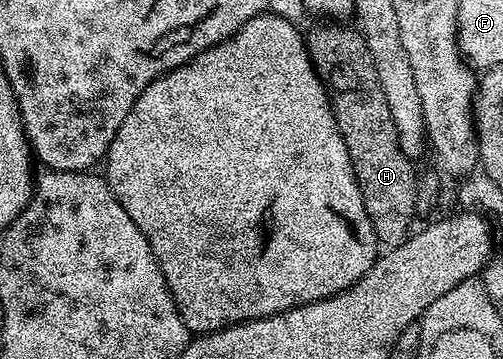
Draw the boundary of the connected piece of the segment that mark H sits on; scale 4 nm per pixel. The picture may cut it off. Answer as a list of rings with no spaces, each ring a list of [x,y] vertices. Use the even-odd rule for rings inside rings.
[[[320,22],[306,36],[308,56],[317,72],[337,72],[344,89],[331,97],[332,113],[338,122],[342,142],[346,142],[346,154],[350,154],[350,166],[370,218],[377,241],[385,249],[396,248],[408,239],[413,231],[412,220],[417,219],[415,198],[418,172],[413,161],[402,154],[398,146],[398,130],[390,118],[390,108],[376,81],[372,59],[363,36],[355,27],[347,28],[344,22]]]

